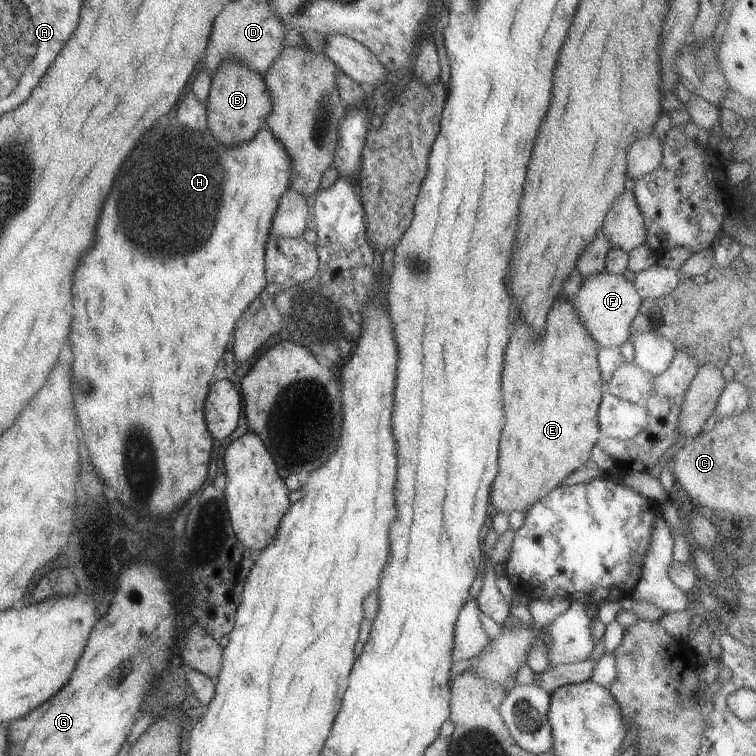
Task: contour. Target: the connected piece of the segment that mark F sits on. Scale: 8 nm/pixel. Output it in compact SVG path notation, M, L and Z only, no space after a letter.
M606 271L583 279L579 292L571 301L579 324L583 324L583 330L600 349L619 347L630 340L630 324L642 302L631 282L622 275L613 275Z

